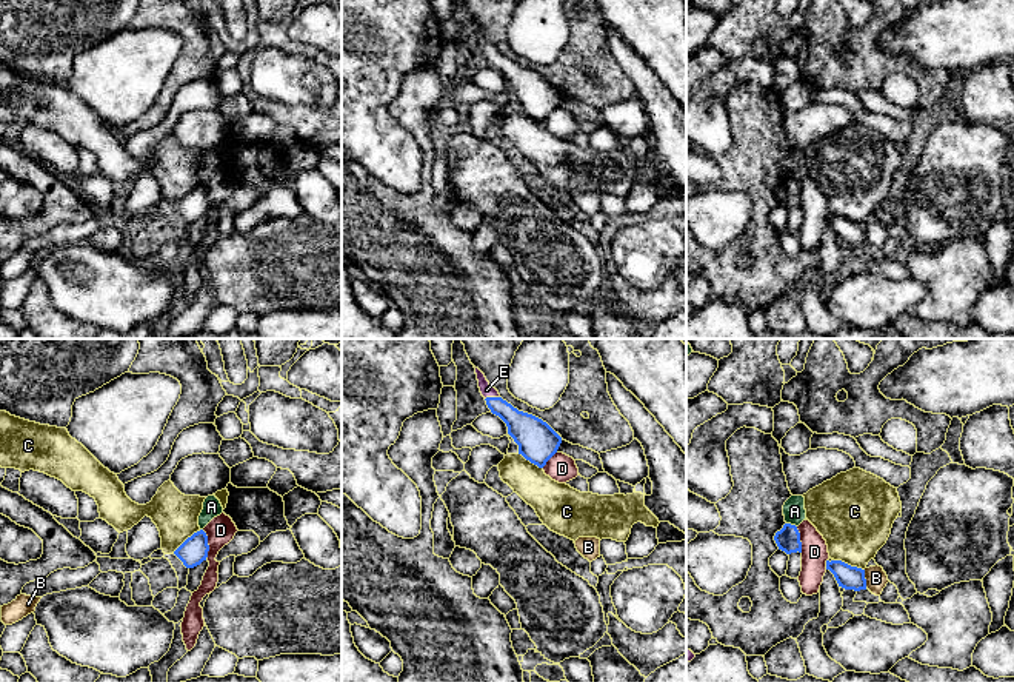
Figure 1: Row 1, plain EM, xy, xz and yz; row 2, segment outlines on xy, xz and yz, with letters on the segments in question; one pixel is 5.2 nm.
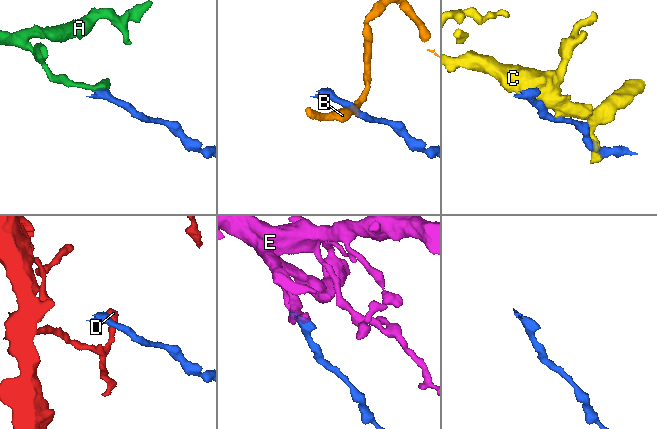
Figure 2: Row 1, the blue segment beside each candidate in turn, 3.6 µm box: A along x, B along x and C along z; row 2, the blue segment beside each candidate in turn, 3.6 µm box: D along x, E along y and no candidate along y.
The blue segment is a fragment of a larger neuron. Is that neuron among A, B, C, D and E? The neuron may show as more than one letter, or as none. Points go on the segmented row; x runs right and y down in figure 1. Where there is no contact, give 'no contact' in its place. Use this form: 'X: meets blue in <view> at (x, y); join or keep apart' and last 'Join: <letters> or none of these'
A: meets blue in yz at (790, 524); keep apart
B: meets blue in yz at (865, 579); keep apart
C: meets blue in yz at (850, 565); keep apart
D: meets blue in xy at (206, 544); keep apart
E: meets blue in xz at (491, 397); join
Join: E

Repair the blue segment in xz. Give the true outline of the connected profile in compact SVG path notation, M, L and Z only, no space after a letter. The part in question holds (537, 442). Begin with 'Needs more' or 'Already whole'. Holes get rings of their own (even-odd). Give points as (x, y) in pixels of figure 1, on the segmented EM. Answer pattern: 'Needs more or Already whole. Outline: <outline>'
Needs more. Outline: M475 368L475 374L488 408L506 423L508 434L519 445L519 454L539 468L543 468L557 453L562 437L542 419L519 411L503 400L479 368Z

